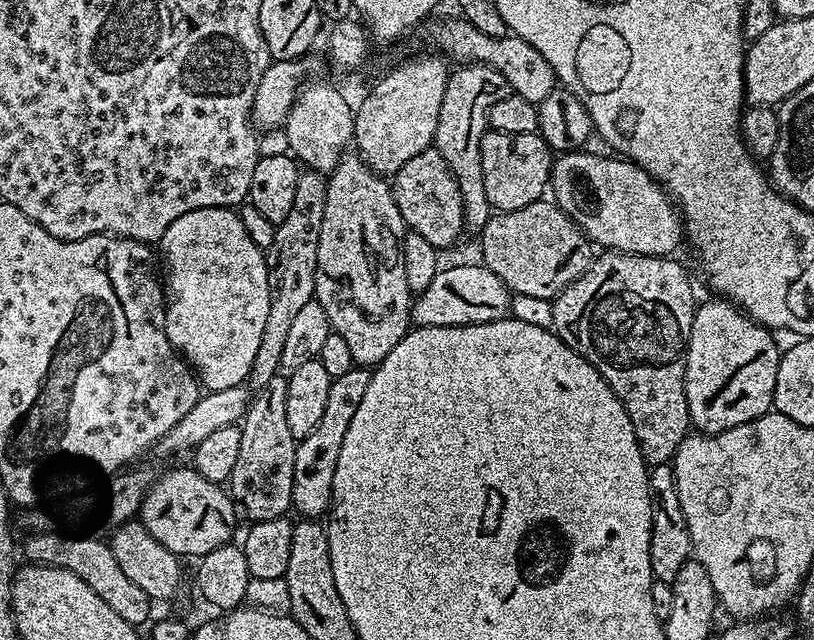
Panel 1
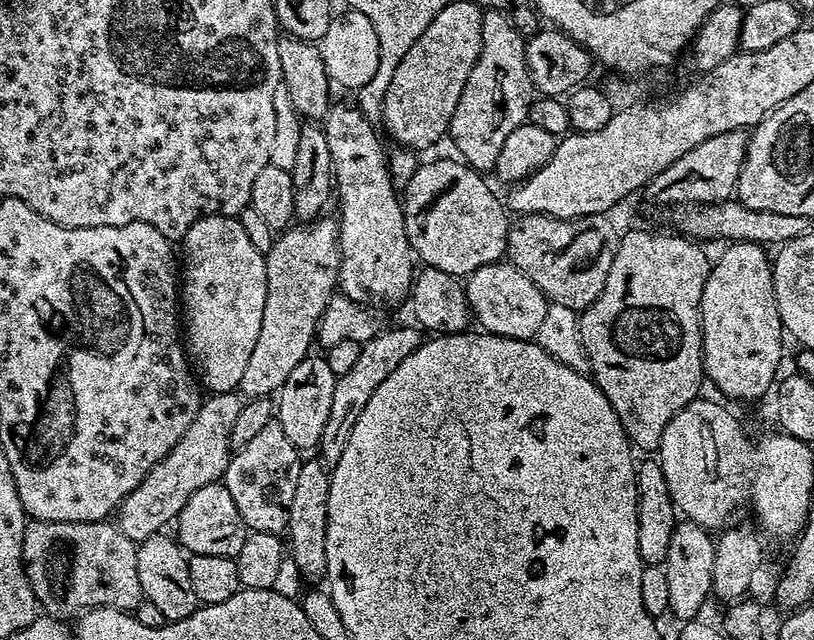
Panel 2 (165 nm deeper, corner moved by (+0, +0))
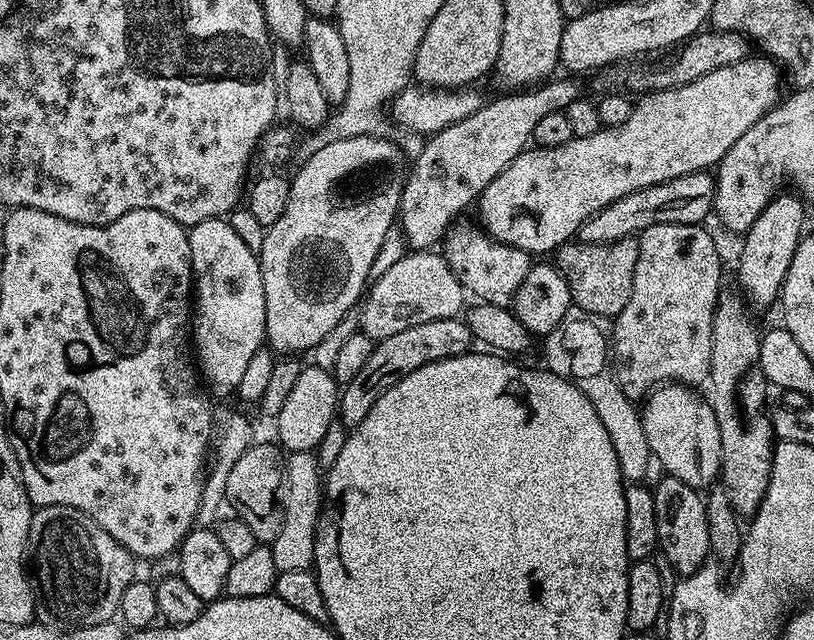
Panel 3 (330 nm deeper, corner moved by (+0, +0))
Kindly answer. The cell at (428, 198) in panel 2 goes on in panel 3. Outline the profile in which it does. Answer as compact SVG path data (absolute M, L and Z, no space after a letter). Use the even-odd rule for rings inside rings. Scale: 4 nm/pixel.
M465 218L457 219L456 223L448 229L442 241L442 255L444 261L454 270L454 274L460 279L469 293L472 292L485 304L509 307L516 297L518 286L526 278L528 271L532 269L533 257L520 248L509 244L503 244L492 239L479 227L472 228L472 224Z

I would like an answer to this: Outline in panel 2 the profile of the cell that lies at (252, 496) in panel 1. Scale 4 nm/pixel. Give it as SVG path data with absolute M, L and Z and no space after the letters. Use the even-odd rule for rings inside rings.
M279 422L266 425L229 460L222 483L226 490L230 490L230 498L234 498L234 506L238 506L238 514L242 514L249 530L277 534L285 531L301 463L301 453L294 442L286 438Z

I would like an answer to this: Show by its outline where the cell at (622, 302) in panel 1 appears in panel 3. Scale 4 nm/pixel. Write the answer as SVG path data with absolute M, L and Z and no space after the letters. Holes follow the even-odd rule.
M659 224L640 233L638 266L634 266L634 286L630 302L612 325L610 360L622 394L627 400L640 402L653 388L679 382L685 386L700 386L707 381L710 370L710 342L716 300L721 294L720 252L716 240L699 224Z

